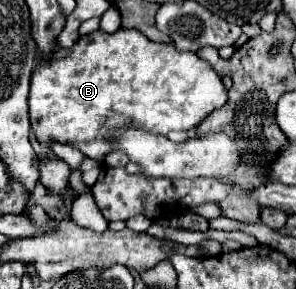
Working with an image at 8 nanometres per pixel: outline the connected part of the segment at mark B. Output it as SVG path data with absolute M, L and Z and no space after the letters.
M119 28L115 34L103 34L101 30L89 34L89 36L81 36L77 40L77 44L73 48L59 48L55 50L51 62L43 62L41 66L37 66L37 70L33 72L31 78L31 90L29 90L29 114L31 114L31 128L37 134L37 140L43 146L49 146L49 136L53 136L59 144L69 144L73 148L77 148L79 152L83 152L87 158L93 158L97 162L103 162L103 158L111 152L113 140L119 136L119 132L123 128L139 128L139 130L147 130L151 134L167 134L171 130L191 130L195 126L199 126L213 110L221 108L227 104L227 88L223 86L221 78L215 74L215 70L211 70L211 66L207 64L207 60L201 60L197 54L193 52L179 52L173 44L155 44L151 42L147 36L139 34L137 30L123 30Z

